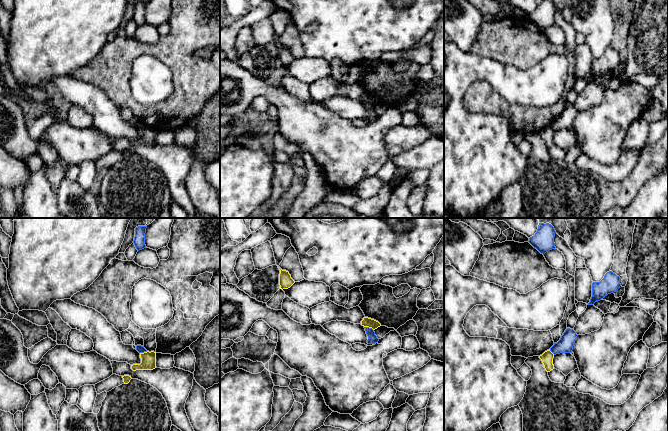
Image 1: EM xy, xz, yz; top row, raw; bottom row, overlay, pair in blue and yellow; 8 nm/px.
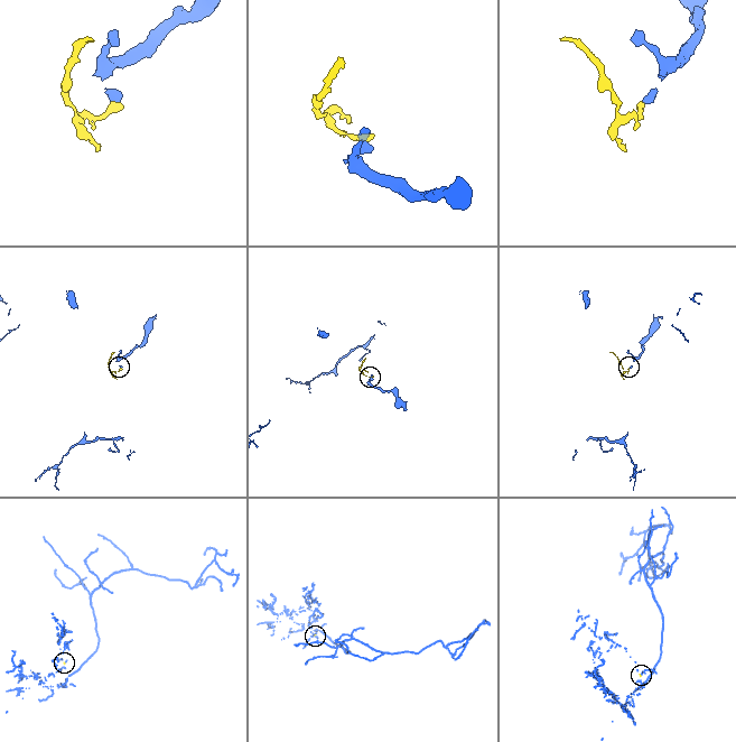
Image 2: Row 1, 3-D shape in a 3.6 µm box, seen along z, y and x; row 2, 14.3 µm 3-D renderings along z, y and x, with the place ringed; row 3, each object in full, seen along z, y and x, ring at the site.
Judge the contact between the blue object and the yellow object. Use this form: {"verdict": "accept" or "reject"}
{"verdict": "reject"}

